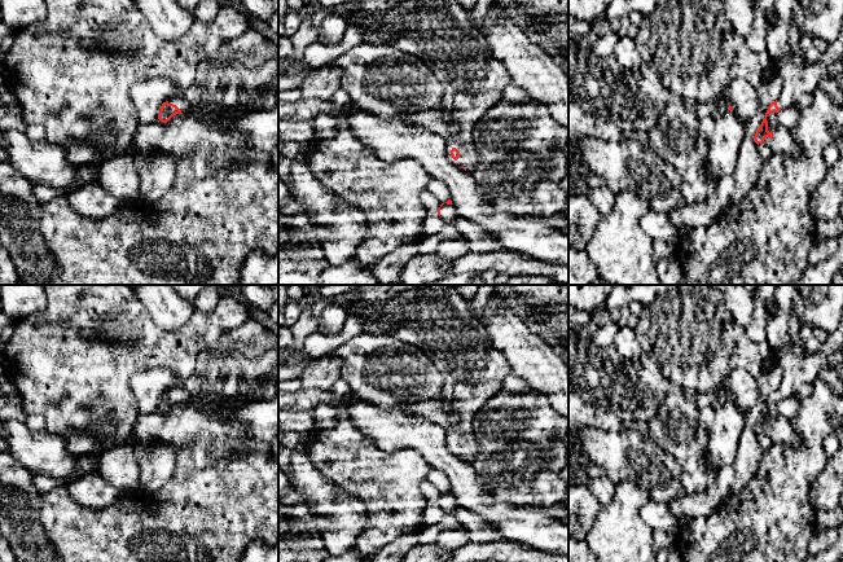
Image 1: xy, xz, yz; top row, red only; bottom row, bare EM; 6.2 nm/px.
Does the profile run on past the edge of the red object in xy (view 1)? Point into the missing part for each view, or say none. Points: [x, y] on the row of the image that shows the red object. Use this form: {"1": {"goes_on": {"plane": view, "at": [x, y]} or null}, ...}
{"1": {"goes_on": {"plane": "xy", "at": [179, 100]}}}

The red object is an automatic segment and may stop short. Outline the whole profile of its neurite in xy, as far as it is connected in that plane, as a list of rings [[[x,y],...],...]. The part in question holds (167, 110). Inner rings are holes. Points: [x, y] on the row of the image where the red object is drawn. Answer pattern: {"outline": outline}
{"outline": [[[177,93],[172,98],[162,104],[158,119],[162,123],[167,123],[174,115],[188,113],[189,113],[189,102],[183,95]]]}

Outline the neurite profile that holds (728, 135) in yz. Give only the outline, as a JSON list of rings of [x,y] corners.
[[[728,110],[716,119],[707,152],[707,167],[715,179],[723,179],[734,172],[743,139],[745,124],[733,111]]]

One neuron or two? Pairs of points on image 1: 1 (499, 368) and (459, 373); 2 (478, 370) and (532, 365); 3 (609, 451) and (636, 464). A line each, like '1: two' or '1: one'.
1: one
2: two
3: one

